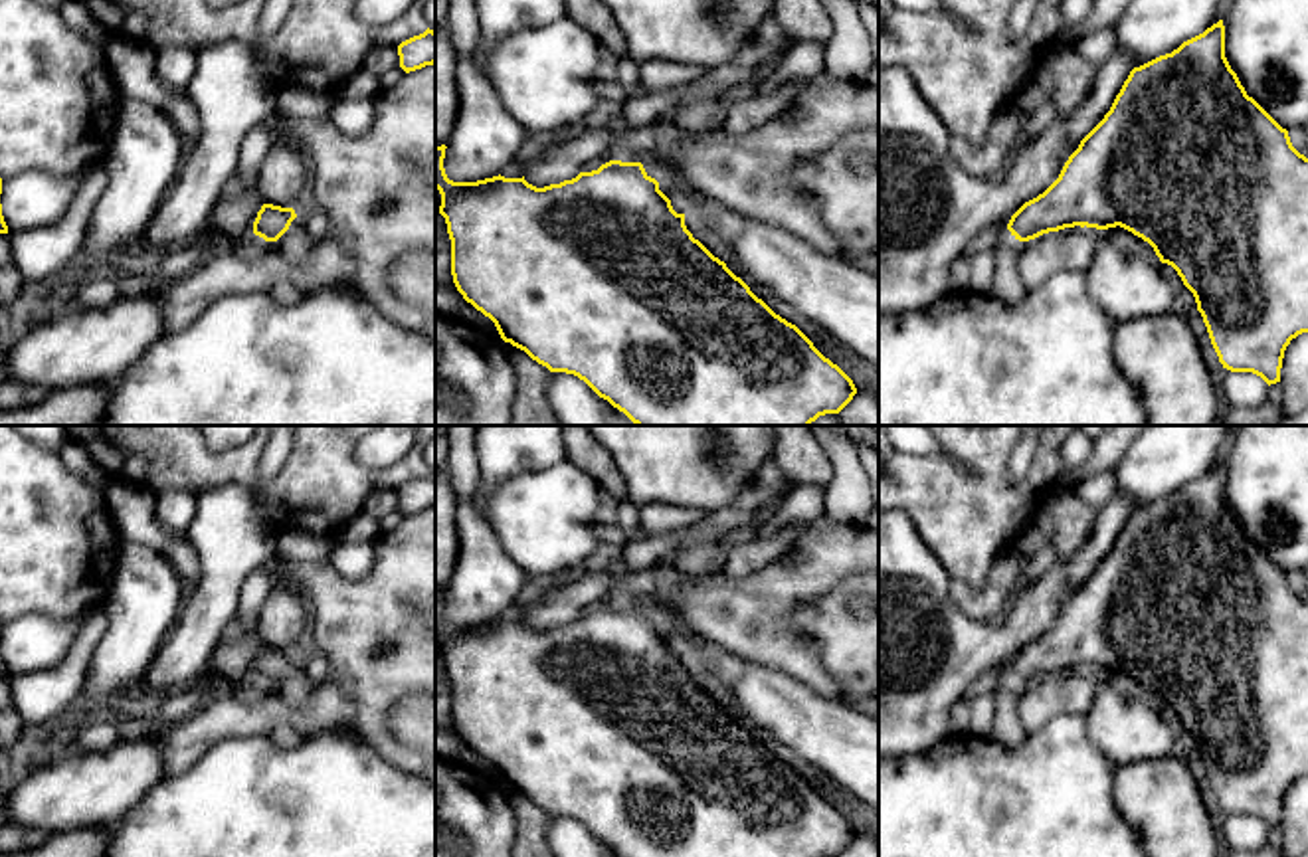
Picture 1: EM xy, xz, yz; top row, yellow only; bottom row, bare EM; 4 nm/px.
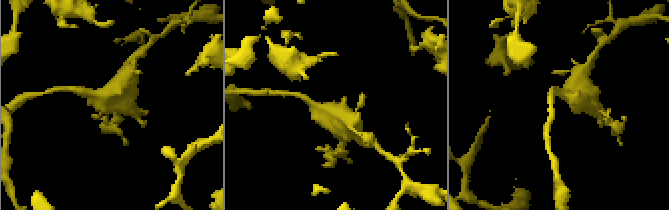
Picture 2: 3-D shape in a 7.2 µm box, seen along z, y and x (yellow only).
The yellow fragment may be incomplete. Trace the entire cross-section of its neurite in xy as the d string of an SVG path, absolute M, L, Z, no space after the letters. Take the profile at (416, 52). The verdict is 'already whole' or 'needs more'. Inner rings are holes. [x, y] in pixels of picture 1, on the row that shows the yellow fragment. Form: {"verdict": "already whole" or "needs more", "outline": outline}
{"verdict": "already whole", "outline": "M425 30L398 46L400 67L410 73L435 63L435 32Z"}

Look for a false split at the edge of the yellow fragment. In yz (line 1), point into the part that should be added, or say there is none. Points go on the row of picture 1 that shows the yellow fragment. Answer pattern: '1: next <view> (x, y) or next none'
1: next none

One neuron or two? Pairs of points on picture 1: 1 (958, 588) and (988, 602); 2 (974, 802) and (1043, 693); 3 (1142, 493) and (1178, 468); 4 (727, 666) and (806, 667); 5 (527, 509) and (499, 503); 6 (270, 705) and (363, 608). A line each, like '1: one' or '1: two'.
1: one
2: two
3: one
4: two
5: one
6: one

